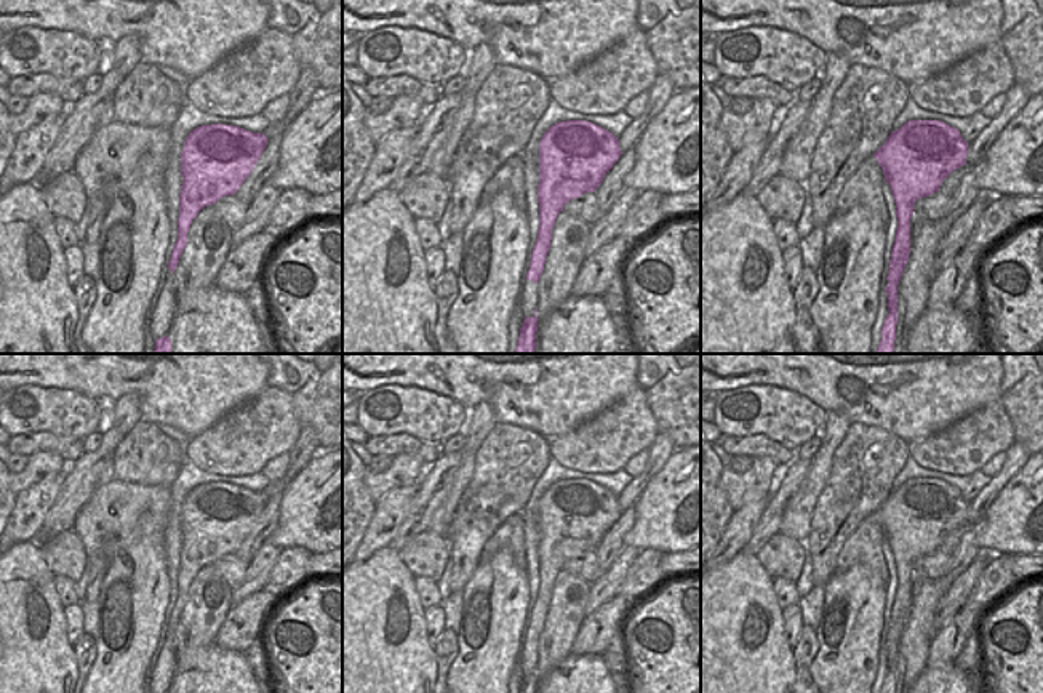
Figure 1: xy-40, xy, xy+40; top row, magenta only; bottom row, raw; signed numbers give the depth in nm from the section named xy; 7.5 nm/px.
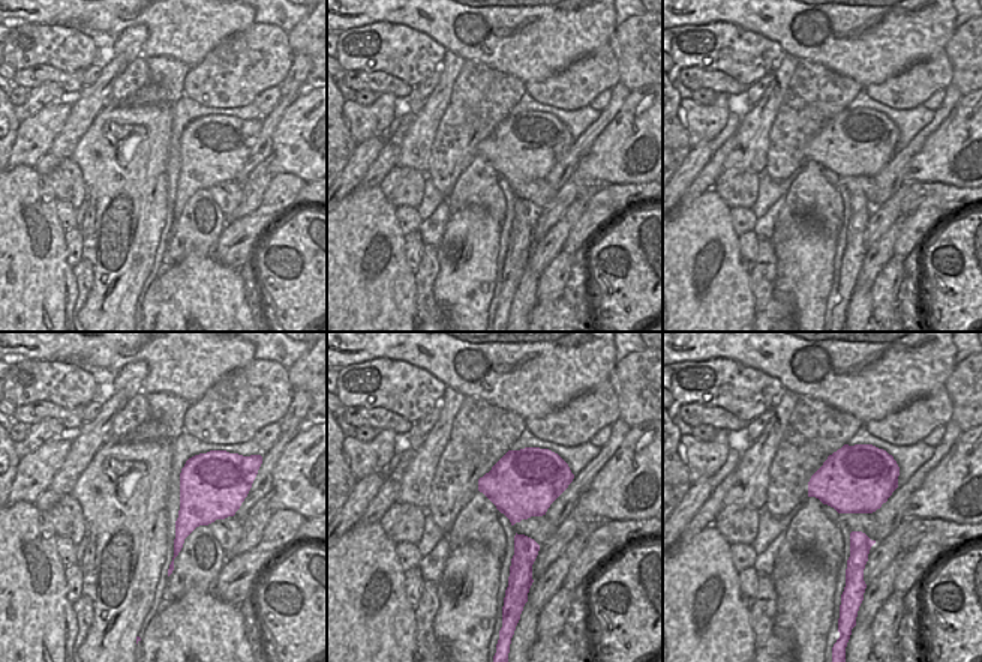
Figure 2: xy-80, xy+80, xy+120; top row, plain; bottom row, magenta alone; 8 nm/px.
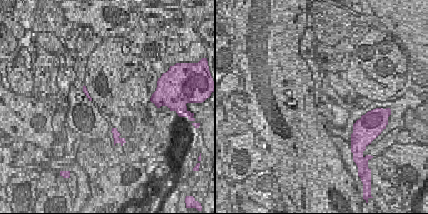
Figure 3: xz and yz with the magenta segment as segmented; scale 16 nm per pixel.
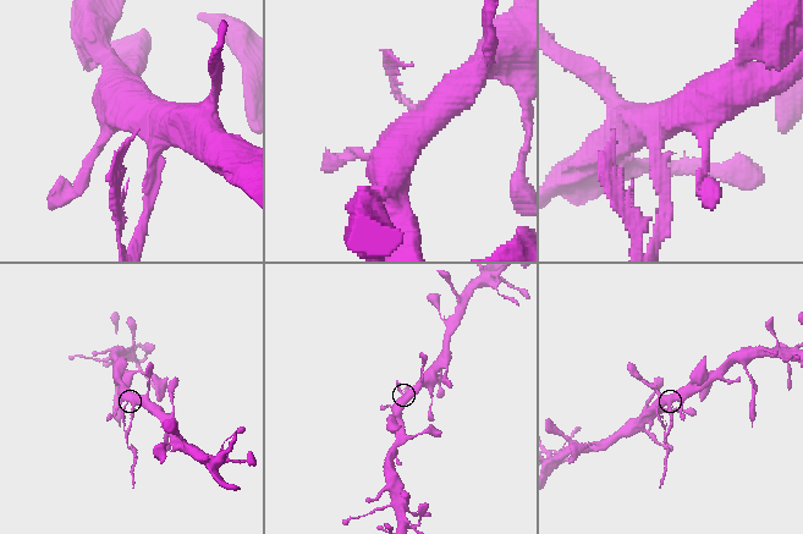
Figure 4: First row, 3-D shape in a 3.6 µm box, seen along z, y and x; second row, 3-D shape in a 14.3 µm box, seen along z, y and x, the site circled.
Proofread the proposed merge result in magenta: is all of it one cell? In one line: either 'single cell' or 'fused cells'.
fused cells

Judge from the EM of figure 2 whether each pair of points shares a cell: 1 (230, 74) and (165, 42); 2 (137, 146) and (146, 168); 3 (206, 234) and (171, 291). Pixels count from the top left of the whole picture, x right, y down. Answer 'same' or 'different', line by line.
1: different
2: same
3: different

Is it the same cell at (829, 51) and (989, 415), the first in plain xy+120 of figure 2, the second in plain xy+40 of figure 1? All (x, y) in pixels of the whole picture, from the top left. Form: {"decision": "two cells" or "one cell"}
{"decision": "two cells"}

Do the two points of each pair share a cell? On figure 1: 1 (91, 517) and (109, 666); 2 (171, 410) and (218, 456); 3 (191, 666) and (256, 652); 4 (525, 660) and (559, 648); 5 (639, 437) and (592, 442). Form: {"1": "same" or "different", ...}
{"1": "same", "2": "different", "3": "same", "4": "different", "5": "same"}

